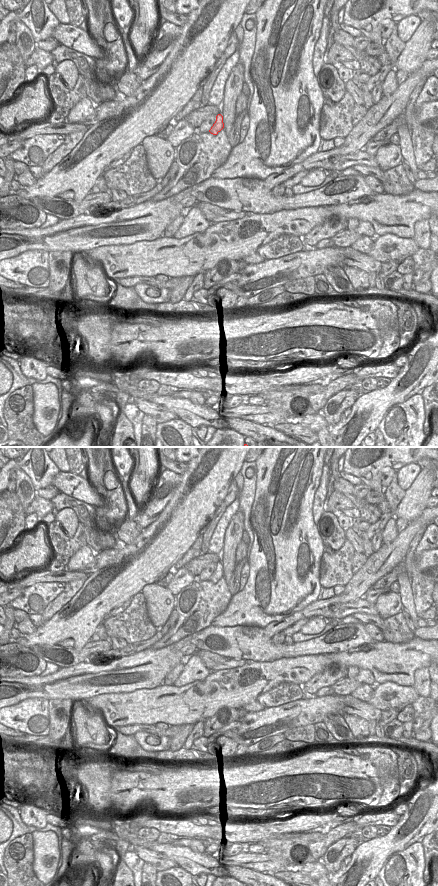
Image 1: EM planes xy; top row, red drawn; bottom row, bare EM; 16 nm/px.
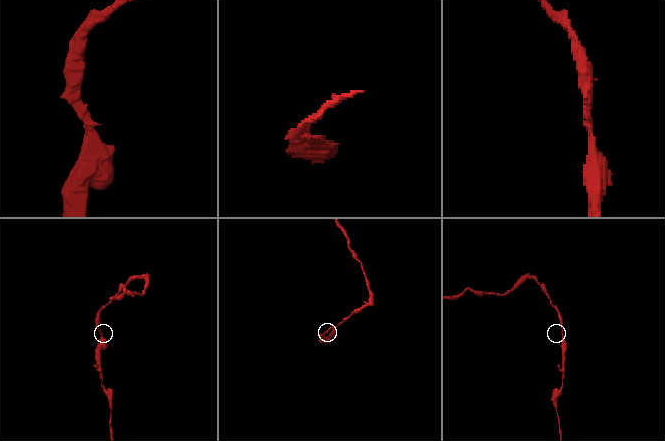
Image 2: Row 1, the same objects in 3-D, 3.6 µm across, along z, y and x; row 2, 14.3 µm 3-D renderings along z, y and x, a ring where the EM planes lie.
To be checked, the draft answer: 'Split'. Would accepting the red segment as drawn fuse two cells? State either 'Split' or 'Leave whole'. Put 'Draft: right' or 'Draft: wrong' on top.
Draft: right
Split.

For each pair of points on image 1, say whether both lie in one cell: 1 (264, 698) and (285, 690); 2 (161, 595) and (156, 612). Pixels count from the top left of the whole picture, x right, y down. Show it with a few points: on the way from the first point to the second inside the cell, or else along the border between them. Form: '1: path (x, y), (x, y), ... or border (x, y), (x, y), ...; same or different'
1: path (269, 698), (280, 694); same
2: path (160, 599), (159, 608); same

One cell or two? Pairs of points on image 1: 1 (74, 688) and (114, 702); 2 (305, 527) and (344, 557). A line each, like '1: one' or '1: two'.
1: two
2: two

